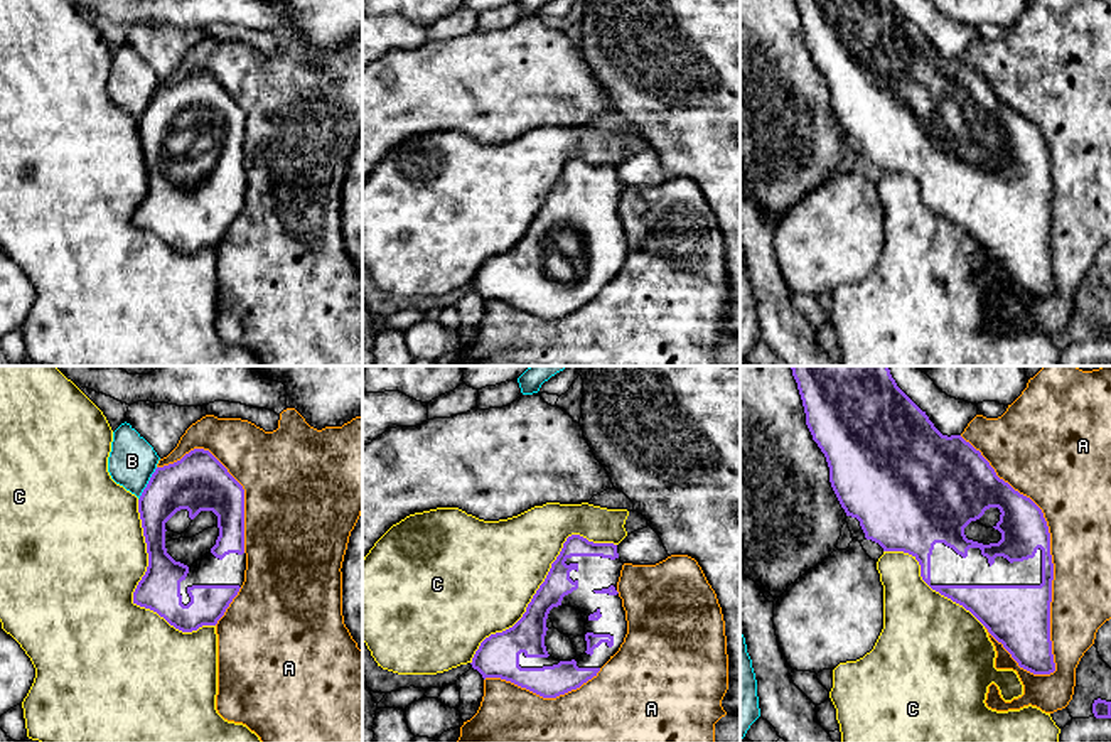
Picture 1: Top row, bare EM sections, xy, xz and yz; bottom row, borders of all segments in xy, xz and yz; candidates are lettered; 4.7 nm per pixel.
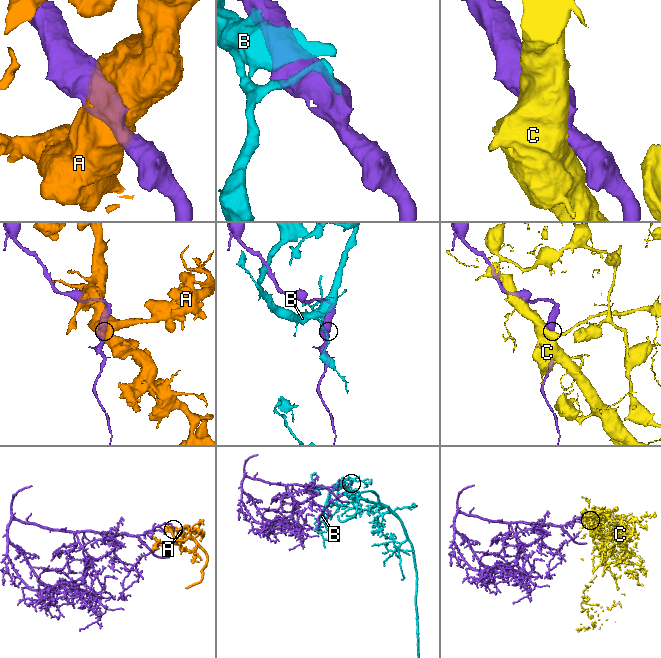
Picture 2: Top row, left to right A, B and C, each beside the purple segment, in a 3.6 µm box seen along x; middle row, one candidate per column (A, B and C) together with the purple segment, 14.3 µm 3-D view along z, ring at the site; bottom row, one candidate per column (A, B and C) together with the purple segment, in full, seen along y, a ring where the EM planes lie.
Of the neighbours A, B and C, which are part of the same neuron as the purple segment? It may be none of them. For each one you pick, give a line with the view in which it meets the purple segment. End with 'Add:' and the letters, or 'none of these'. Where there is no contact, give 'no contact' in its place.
Add: none of these

